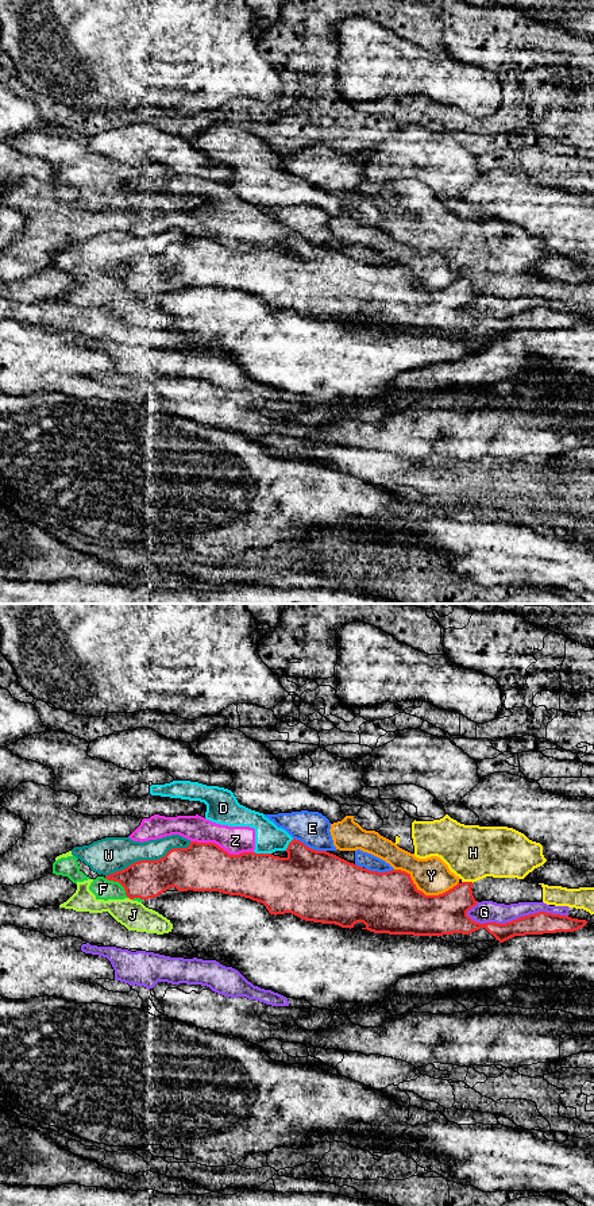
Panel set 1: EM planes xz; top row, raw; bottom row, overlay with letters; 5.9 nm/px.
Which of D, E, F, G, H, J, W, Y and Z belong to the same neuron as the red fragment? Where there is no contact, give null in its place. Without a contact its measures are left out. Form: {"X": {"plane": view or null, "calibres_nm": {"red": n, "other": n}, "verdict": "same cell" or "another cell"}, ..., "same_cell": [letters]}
{"D": {"plane": "xz", "calibres_nm": {"red": 340, "other": 170}, "verdict": "another cell"}, "E": {"plane": "xz", "calibres_nm": {"red": 420, "other": 200}, "verdict": "another cell"}, "F": {"plane": "xz", "calibres_nm": {"red": 220, "other": 120}, "verdict": "another cell"}, "G": {"plane": "xz", "calibres_nm": {"red": 130, "other": 130}, "verdict": "another cell"}, "H": {"plane": "xz", "calibres_nm": {"red": 240, "other": 320}, "verdict": "another cell"}, "J": {"plane": "xz", "calibres_nm": {"red": 220, "other": 170}, "verdict": "another cell"}, "W": {"plane": "xz", "calibres_nm": {"red": 260, "other": 220}, "verdict": "another cell"}, "Y": {"plane": "xz", "calibres_nm": {"red": 360, "other": 220}, "verdict": "another cell"}, "Z": {"plane": "xz", "calibres_nm": {"red": 280, "other": 170}, "verdict": "another cell"}, "same_cell": []}

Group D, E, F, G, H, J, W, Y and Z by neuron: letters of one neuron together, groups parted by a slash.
D Z / E / F J W / G / H / Y

